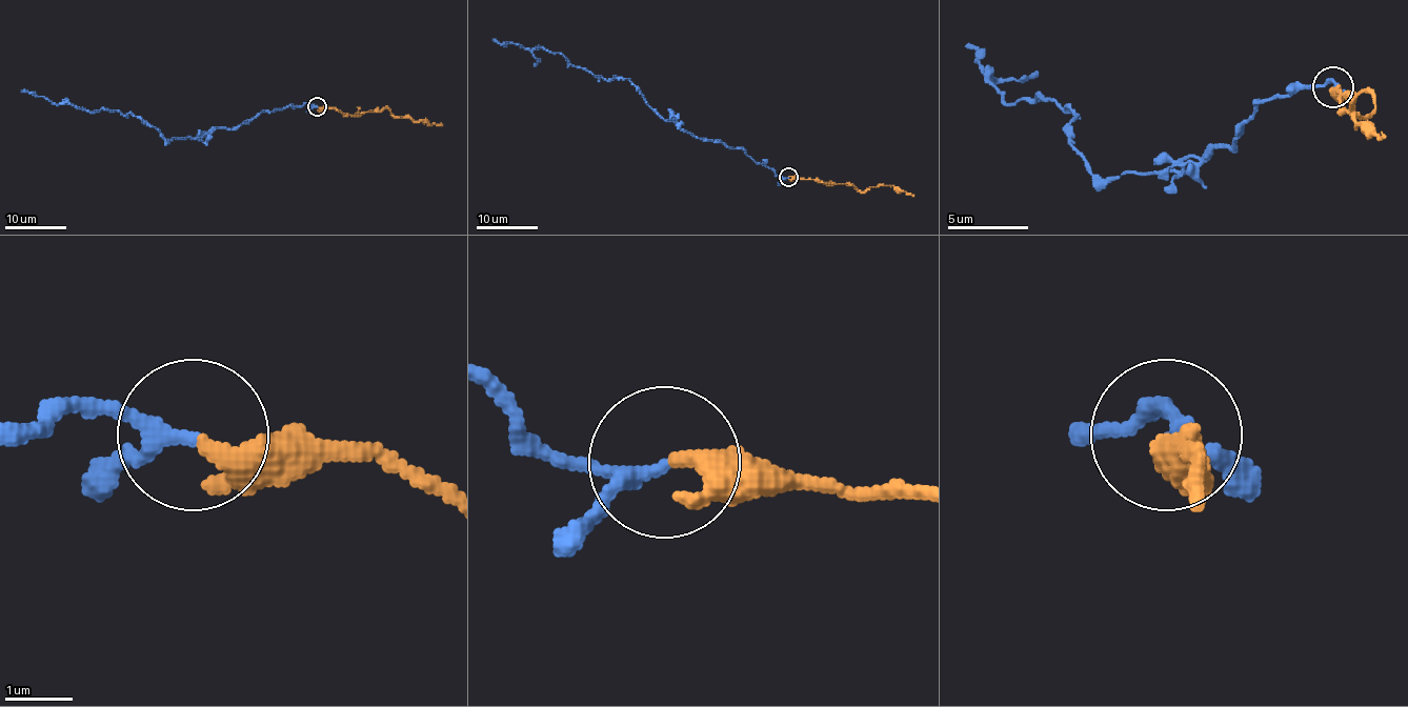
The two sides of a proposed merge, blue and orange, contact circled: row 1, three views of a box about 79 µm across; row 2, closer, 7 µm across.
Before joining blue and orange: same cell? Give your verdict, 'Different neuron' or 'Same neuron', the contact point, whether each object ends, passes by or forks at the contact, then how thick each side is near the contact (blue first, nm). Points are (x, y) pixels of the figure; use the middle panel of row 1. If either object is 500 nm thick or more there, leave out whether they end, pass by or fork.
Same neuron. Place: (788, 177). At the ring blue passes by. At the ring orange passes by. Thickness 200 nm (blue) against 280 nm

